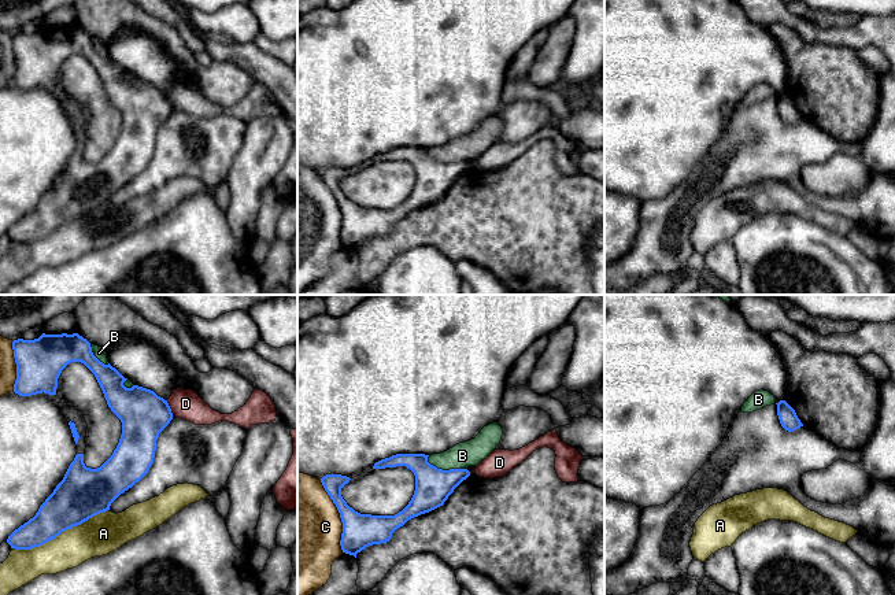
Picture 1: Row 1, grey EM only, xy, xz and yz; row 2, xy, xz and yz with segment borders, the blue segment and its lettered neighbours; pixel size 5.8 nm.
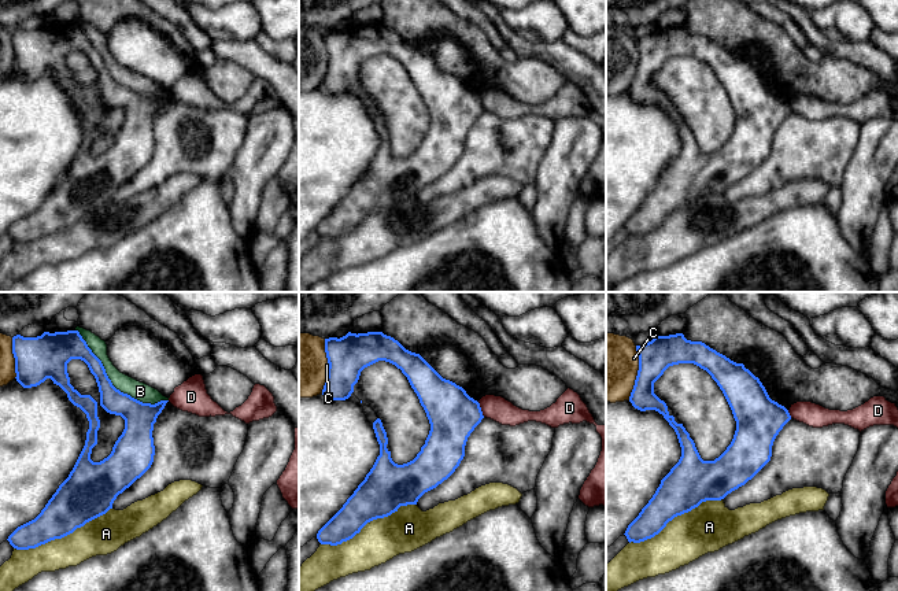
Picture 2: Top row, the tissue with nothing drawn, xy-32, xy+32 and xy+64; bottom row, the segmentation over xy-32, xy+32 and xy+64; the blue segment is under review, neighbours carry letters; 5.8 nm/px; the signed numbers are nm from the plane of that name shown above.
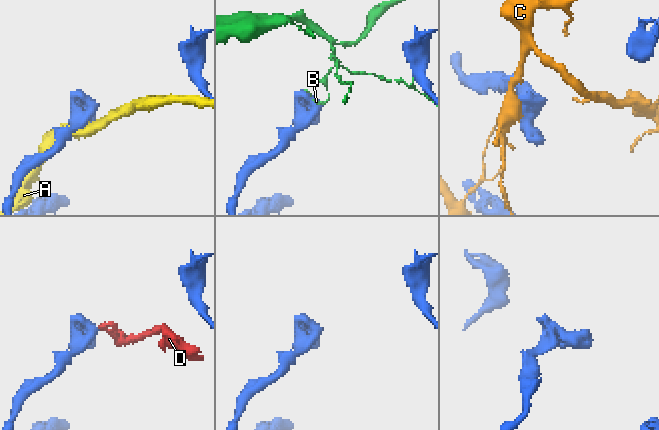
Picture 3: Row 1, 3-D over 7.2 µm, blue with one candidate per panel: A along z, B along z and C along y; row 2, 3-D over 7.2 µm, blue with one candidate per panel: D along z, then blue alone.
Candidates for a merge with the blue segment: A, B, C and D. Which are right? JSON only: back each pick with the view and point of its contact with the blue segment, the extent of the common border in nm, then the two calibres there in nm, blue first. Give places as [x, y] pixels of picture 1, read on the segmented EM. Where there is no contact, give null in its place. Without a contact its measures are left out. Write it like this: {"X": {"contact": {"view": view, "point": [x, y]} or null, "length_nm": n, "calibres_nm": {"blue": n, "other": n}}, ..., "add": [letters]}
{"add": []}

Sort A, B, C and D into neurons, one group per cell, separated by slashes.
A / B / C / D

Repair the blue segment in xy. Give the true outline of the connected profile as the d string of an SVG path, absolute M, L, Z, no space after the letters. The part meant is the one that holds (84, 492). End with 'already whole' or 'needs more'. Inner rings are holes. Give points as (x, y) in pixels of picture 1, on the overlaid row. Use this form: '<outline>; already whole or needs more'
M78 333L45 335L38 339L12 341L16 363L14 392L19 396L37 393L56 395L58 378L71 362L84 363L96 377L111 411L122 422L122 435L112 455L97 469L86 468L84 454L77 454L63 480L40 506L33 518L15 529L7 539L11 548L30 550L40 547L59 536L62 532L81 525L89 518L110 510L111 503L125 491L140 481L154 463L159 433L173 420L171 409L163 398L154 391L133 385L126 388L125 378L110 363L104 365L92 352L90 343Z; already whole

